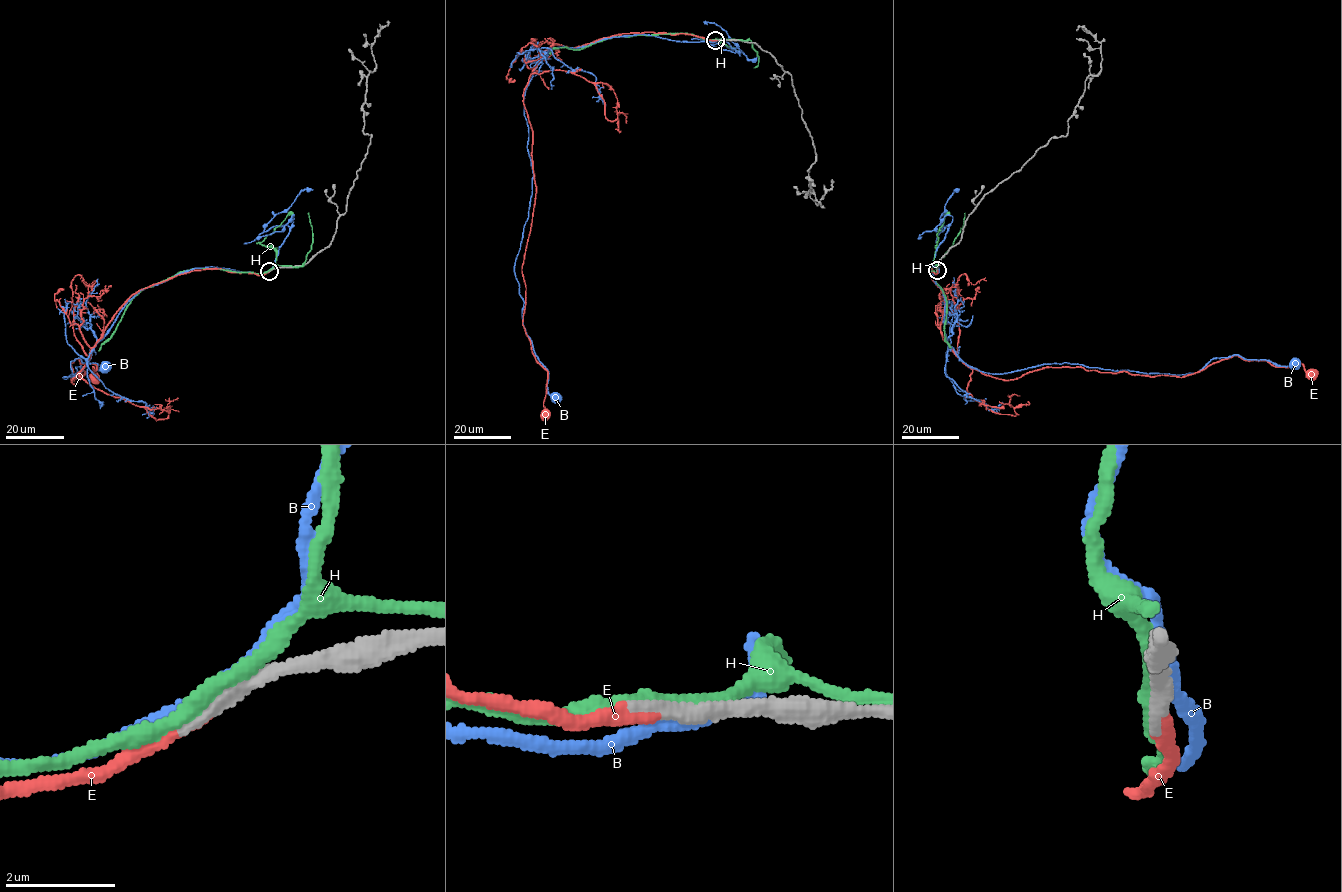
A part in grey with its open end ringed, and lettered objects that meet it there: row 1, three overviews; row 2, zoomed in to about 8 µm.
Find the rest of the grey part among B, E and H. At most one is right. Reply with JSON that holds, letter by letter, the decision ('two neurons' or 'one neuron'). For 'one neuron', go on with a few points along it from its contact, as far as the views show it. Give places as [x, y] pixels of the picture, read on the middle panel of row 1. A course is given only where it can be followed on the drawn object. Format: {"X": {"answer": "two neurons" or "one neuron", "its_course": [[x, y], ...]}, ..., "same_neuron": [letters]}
{"B": {"answer": "two neurons"}, "E": {"answer": "one neuron", "its_course": [[716, 40], [643, 32], [552, 44], [532, 70], [523, 103], [536, 191], [522, 324], [547, 371], [545, 413]]}, "H": {"answer": "two neurons"}, "same_neuron": ["E"]}

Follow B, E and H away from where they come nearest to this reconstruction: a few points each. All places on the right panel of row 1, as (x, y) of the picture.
B: (937, 268), (931, 269), (945, 300), (945, 339), (985, 373), (1066, 363), (1181, 375), (1234, 355), (1294, 365)
E: (937, 270), (941, 335), (986, 375), (1183, 377), (1234, 355), (1310, 373)
H: (937, 269), (936, 272), (931, 271), (932, 267), (933, 278), (945, 297), (945, 340), (950, 348)

